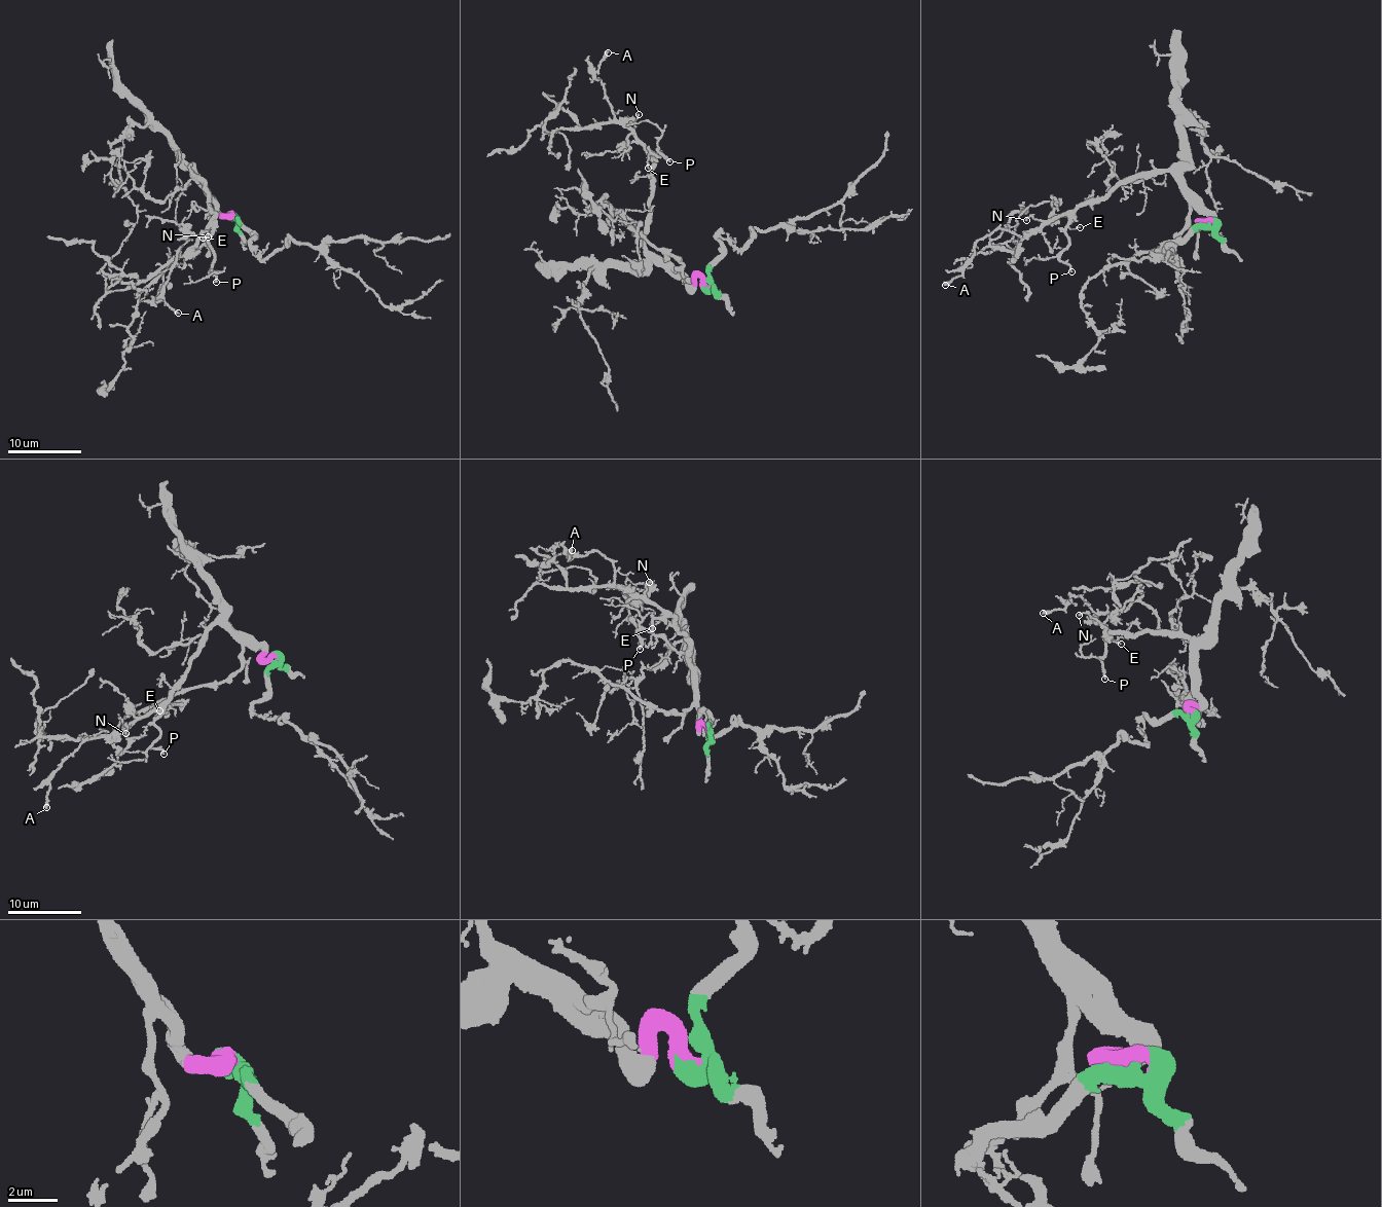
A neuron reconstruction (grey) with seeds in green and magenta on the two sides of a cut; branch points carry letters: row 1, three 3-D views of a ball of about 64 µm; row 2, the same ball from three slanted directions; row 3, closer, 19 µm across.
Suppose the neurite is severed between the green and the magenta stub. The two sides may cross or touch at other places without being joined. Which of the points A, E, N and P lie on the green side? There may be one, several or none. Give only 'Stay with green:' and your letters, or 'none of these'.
Stay with green: none of these

